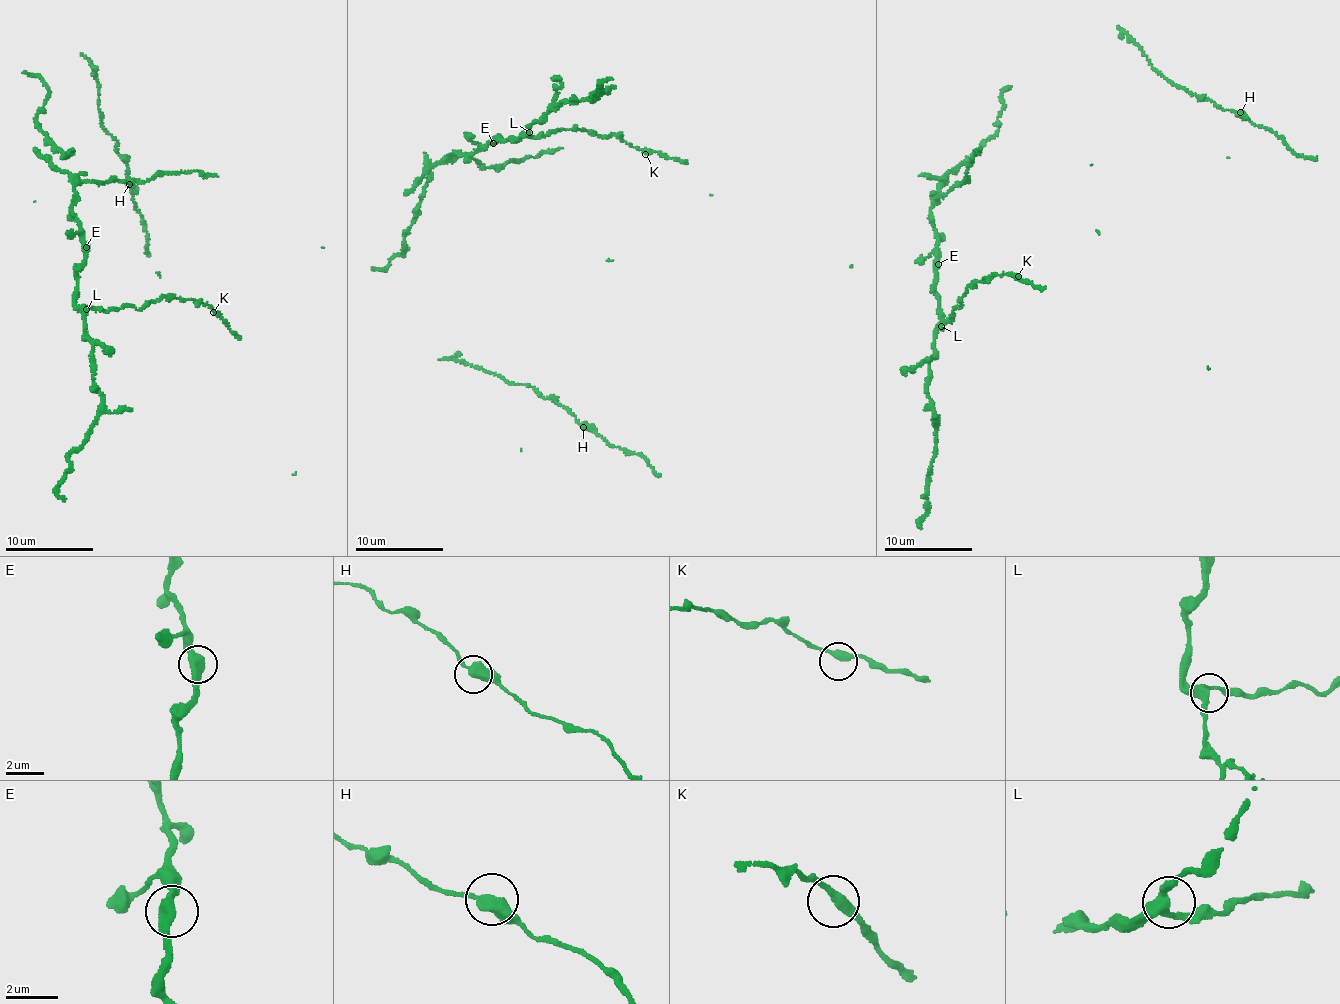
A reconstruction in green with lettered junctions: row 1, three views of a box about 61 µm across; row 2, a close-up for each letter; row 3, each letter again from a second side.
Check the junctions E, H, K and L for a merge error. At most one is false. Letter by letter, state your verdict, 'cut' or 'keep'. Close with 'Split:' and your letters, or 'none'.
E: keep
H: cut
K: keep
L: keep
Split: H

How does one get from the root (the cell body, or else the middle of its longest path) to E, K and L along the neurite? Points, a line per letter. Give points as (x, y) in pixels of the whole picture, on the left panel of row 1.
E: (59, 169), (68, 174), (75, 185), (72, 214), (79, 223), (81, 242), (86, 247)
K: (59, 169), (75, 185), (72, 214), (84, 253), (75, 303), (141, 310), (173, 297), (199, 301), (213, 312)
L: (59, 169), (75, 185), (72, 214), (79, 223), (84, 253), (75, 303), (86, 309)

